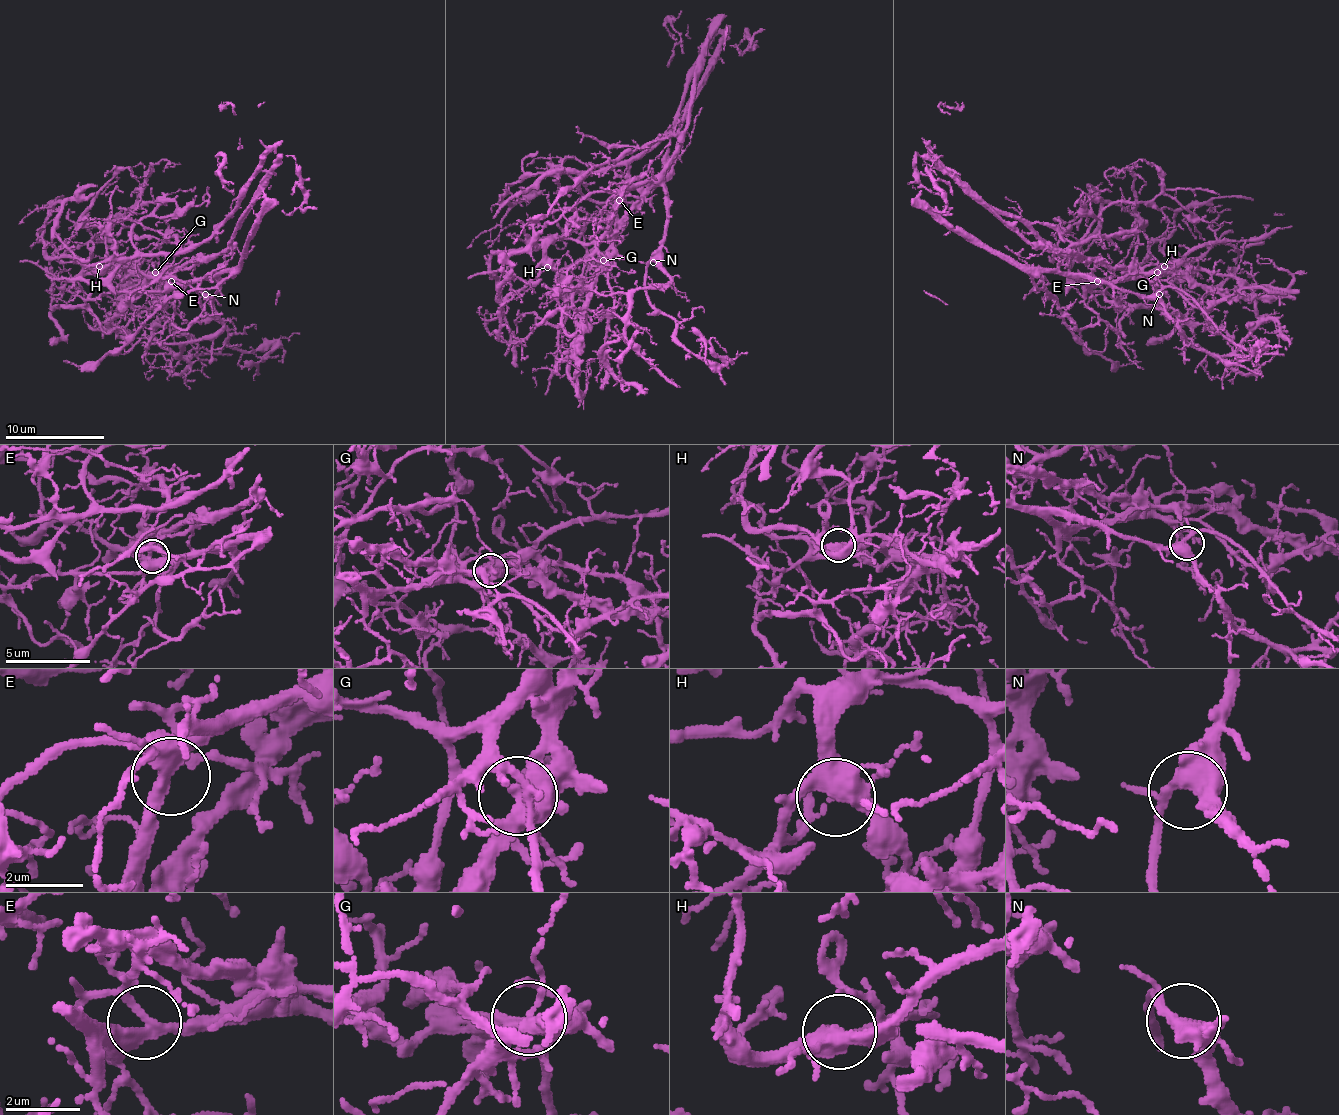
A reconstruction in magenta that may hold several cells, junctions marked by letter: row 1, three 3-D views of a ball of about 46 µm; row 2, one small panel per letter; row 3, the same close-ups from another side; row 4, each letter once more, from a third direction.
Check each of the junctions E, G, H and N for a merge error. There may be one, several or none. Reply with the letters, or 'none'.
G

